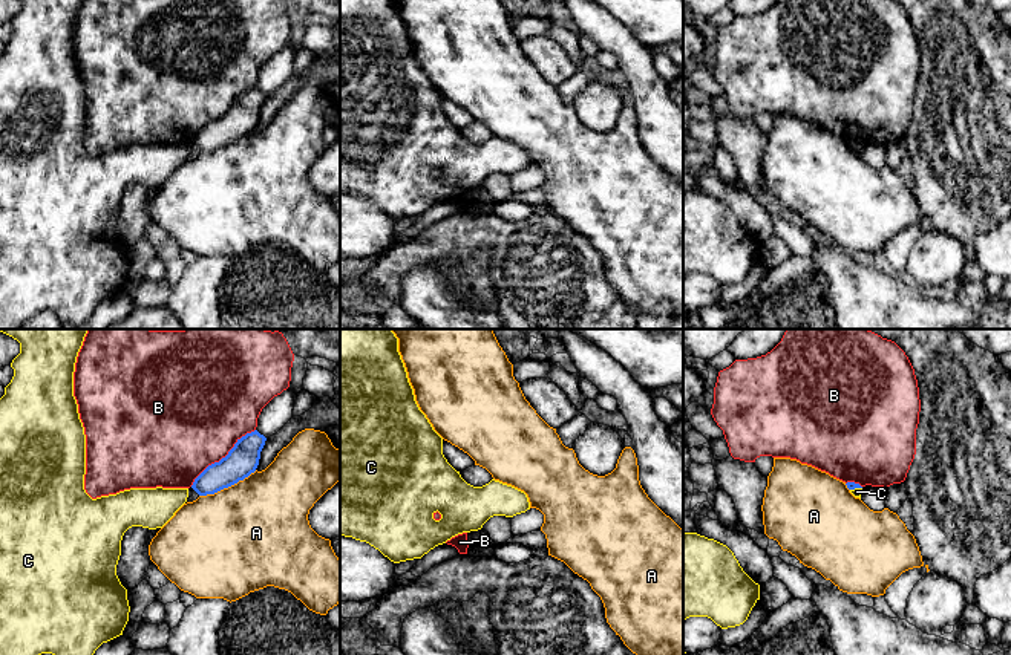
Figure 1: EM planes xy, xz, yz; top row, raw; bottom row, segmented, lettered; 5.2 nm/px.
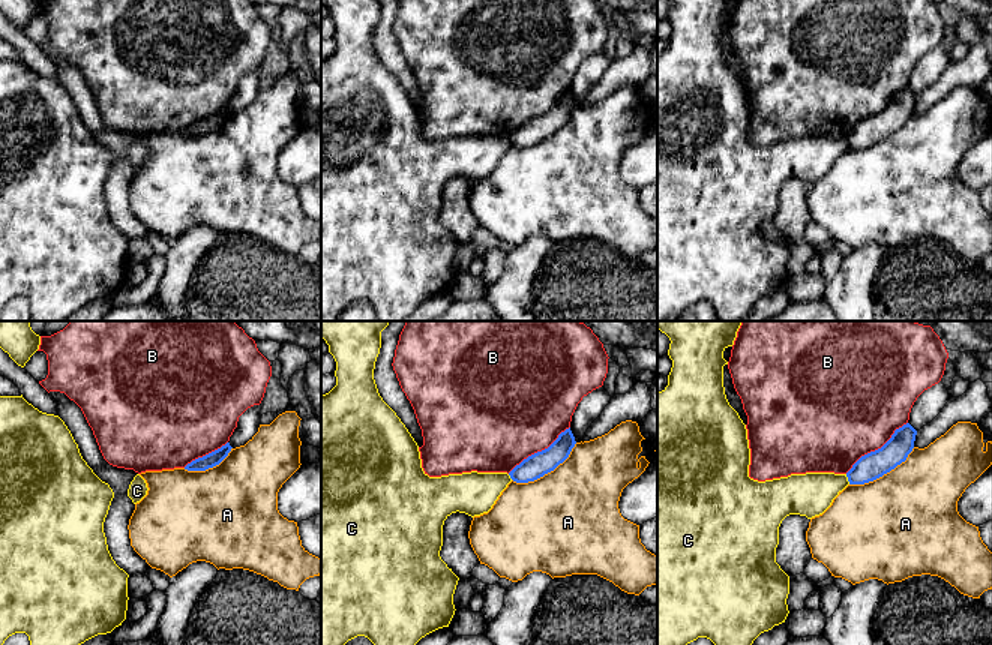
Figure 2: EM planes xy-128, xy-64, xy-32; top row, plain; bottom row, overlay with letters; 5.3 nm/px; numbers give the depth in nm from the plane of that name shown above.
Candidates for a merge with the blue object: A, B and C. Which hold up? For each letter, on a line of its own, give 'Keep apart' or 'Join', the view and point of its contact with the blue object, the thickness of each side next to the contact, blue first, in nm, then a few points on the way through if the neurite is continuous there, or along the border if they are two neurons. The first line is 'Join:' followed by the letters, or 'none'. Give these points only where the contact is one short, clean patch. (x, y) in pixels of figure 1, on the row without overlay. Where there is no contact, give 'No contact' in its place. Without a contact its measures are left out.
Join: none
A: Keep apart. Touches blue at xy (227, 144). Thickness 170 nm (blue) against 500 nm
B: Keep apart. Touches blue at xy (222, 115). Thickness 170 nm (blue) against 500 nm
C: Keep apart. Touches blue at yz (855, 144). Thickness 50 nm (blue) against 50 nm. Boundary: yz (861, 144), (850, 147)

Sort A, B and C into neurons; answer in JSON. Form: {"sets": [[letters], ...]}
{"sets": [["A"], ["B"], ["C"]]}

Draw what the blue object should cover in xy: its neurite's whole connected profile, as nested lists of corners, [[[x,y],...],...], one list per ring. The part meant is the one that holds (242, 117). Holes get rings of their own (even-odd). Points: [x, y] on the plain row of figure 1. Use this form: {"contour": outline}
{"contour": [[[257,87],[247,90],[225,115],[208,122],[193,139],[199,153],[214,152],[256,129],[267,95]]]}

